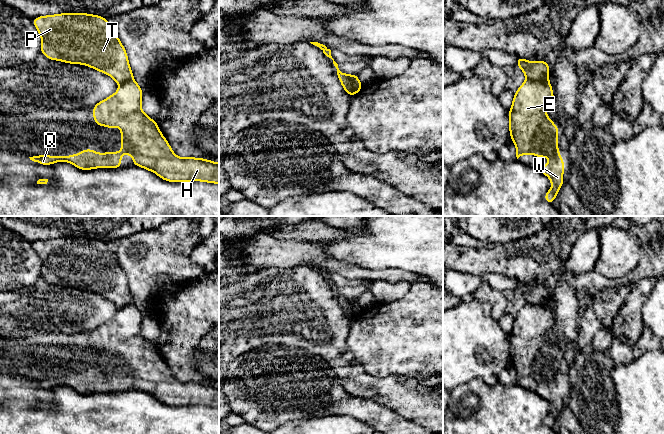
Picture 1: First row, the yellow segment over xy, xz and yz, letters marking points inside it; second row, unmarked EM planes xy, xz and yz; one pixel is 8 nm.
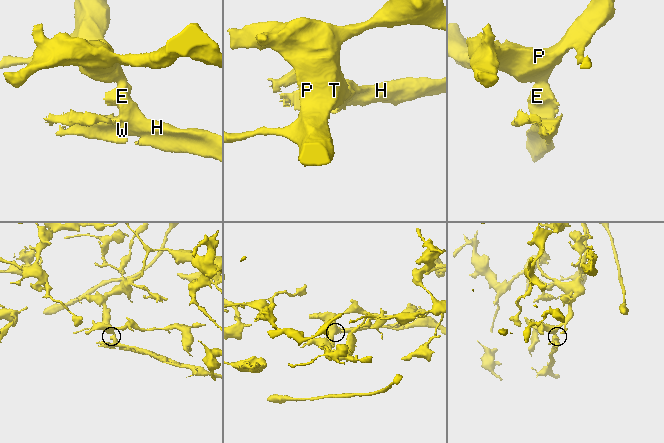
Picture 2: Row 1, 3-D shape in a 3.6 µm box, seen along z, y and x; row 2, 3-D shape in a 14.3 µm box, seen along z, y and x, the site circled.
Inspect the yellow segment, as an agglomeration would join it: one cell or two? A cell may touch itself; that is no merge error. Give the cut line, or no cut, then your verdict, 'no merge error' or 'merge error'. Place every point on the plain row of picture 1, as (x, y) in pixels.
xz (350, 299), (355, 308), (355, 314), (350, 319) | merge error

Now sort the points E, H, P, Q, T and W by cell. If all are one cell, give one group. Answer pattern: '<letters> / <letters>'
E H Q W / P T

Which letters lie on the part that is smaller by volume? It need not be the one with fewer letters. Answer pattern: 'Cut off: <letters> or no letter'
Cut off: E, H, Q, W

